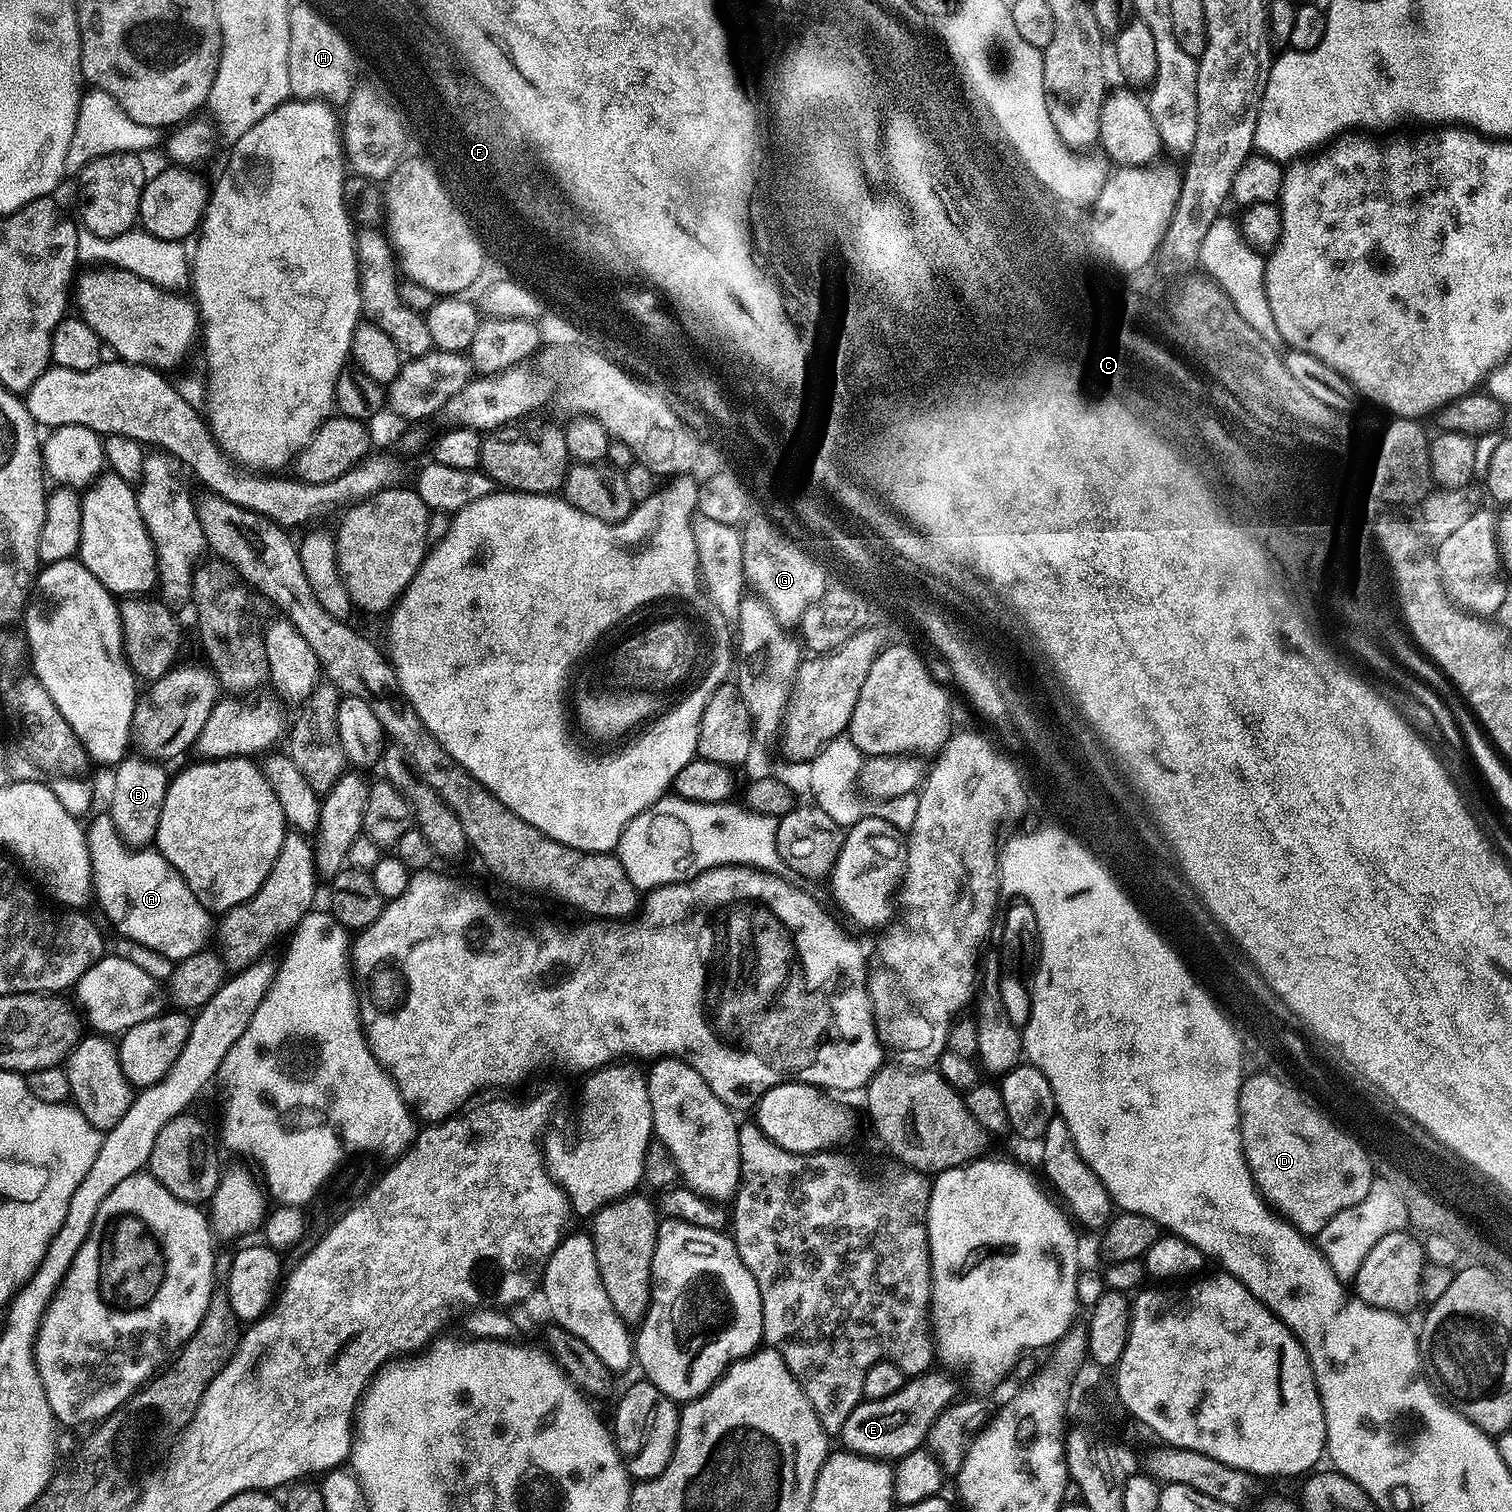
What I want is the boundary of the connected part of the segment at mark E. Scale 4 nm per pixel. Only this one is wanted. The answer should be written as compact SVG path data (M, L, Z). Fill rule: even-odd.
M929 1370L923 1376L911 1377L902 1386L902 1390L898 1390L898 1394L890 1394L890 1398L861 1399L860 1405L840 1427L838 1439L844 1443L841 1445L847 1451L885 1462L895 1462L921 1447L927 1441L928 1430L934 1418L958 1396L956 1384L952 1381L955 1379L943 1371L936 1371Z

